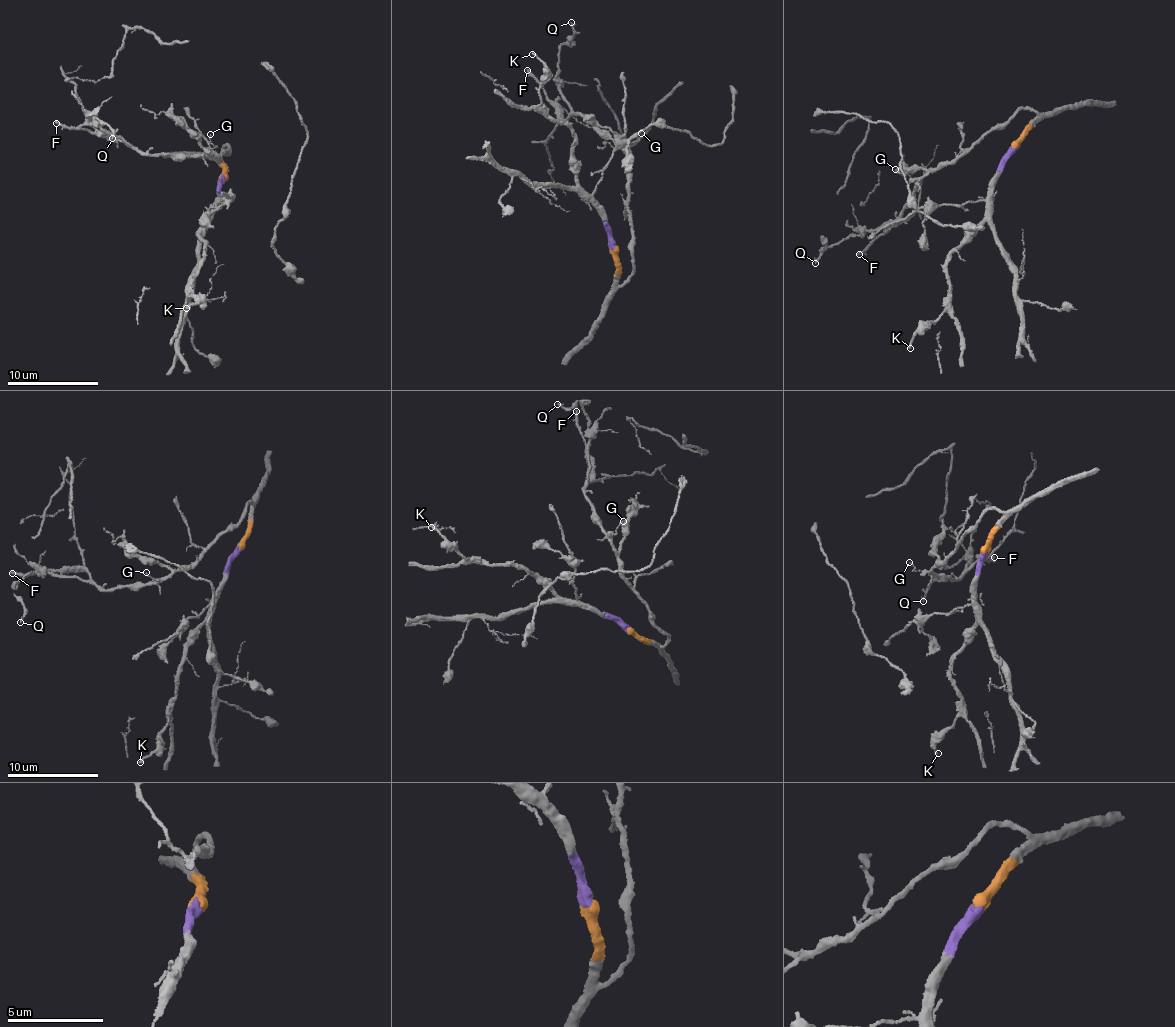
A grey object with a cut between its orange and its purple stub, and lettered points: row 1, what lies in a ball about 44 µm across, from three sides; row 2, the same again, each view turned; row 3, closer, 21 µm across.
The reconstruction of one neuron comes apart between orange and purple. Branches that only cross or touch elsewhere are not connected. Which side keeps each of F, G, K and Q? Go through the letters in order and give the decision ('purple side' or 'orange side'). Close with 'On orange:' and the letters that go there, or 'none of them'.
F: orange side
G: orange side
K: purple side
Q: orange side
On orange: F, G, Q

